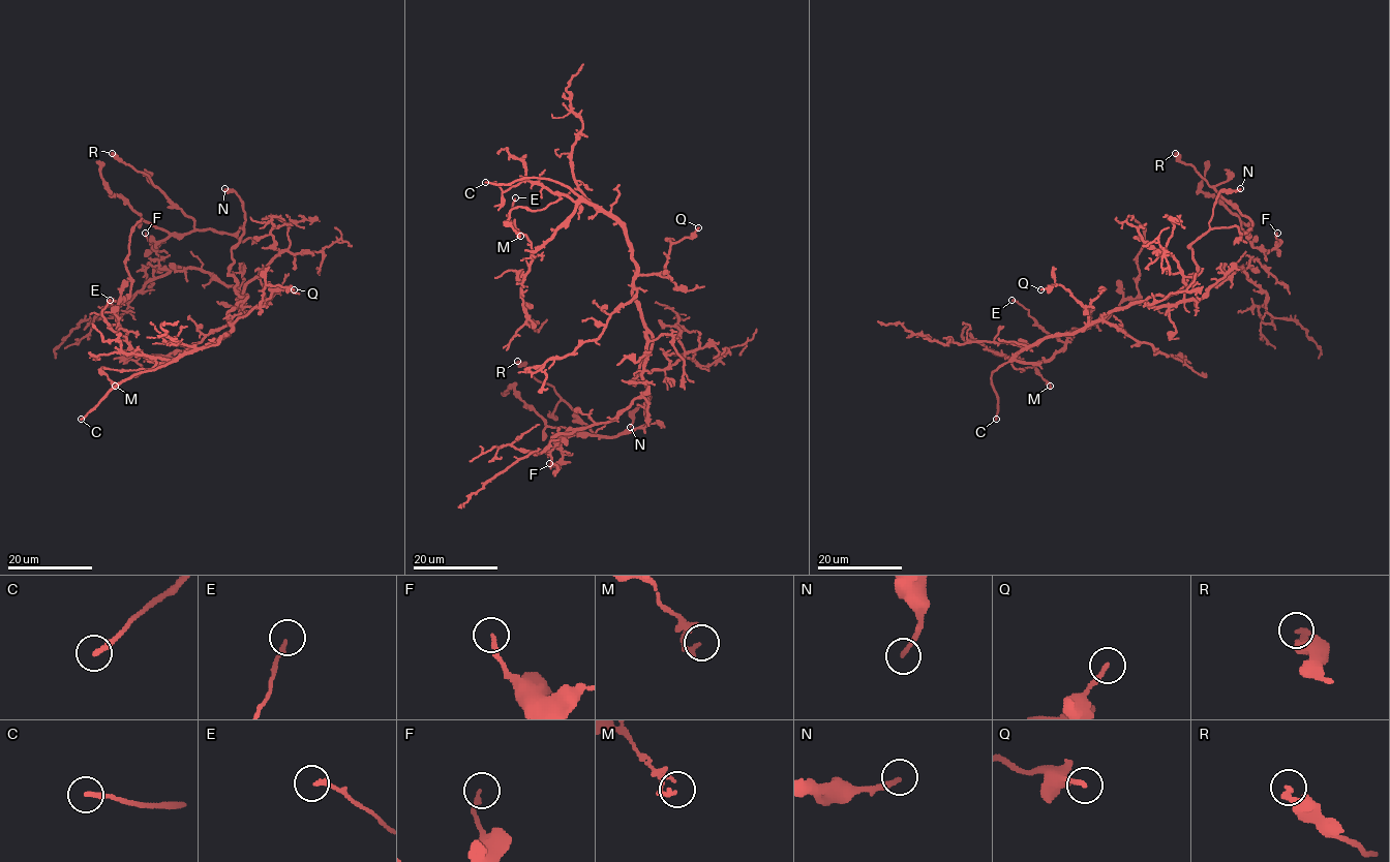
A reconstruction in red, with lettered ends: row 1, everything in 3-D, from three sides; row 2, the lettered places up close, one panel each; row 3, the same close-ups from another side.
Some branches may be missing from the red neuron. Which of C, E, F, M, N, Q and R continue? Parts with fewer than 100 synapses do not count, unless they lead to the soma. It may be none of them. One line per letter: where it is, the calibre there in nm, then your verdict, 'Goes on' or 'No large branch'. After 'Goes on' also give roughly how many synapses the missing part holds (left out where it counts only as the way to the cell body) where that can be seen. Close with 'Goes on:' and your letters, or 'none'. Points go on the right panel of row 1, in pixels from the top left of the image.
C: Place: (996, 419). Thickness 200 nm. Goes on
E: Place: (1011, 300). Thickness 170 nm. No large branch
F: Place: (1277, 233). Thickness 150 nm. No large branch
M: Place: (1050, 386). Thickness 180 nm. No large branch
N: Place: (1240, 188). Thickness 190 nm. No large branch
Q: Place: (1040, 289). Thickness 180 nm. No large branch
R: Place: (1175, 153). Thickness 280 nm. No large branch
Goes on: C

